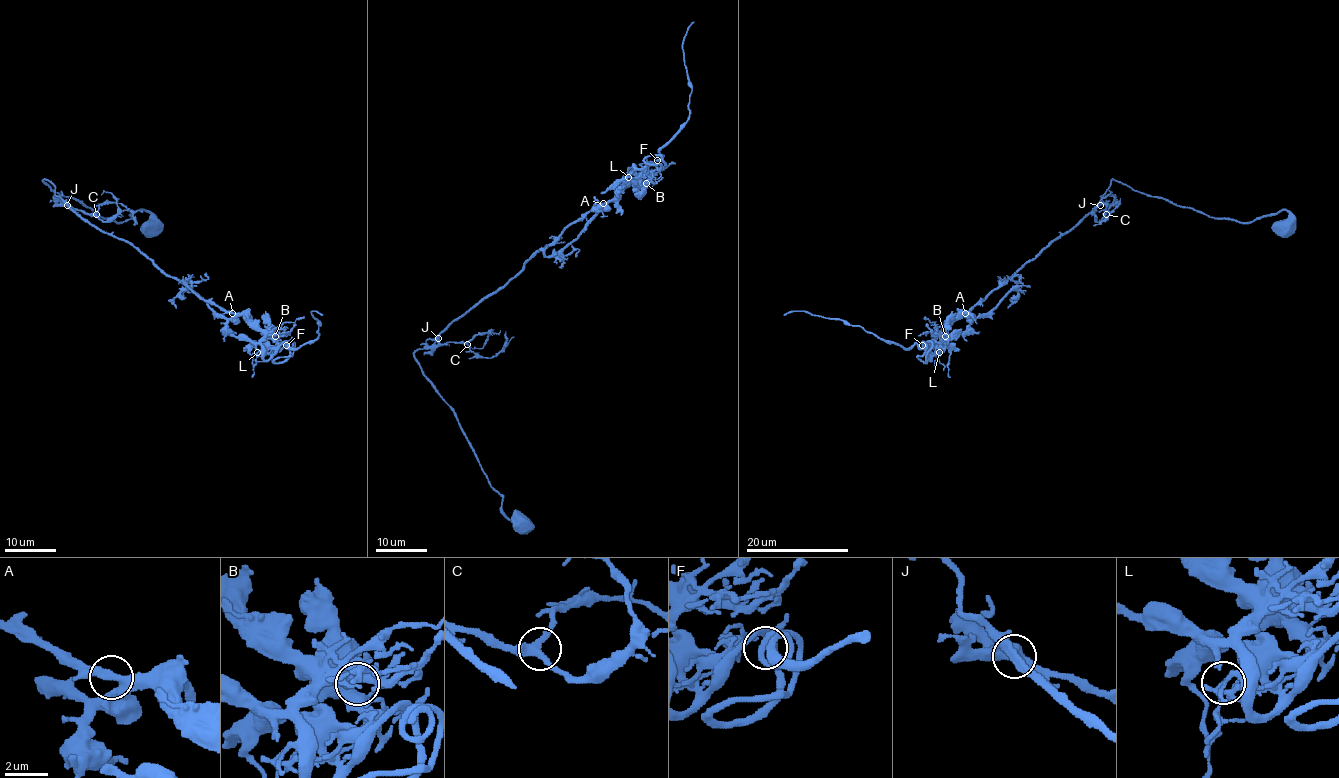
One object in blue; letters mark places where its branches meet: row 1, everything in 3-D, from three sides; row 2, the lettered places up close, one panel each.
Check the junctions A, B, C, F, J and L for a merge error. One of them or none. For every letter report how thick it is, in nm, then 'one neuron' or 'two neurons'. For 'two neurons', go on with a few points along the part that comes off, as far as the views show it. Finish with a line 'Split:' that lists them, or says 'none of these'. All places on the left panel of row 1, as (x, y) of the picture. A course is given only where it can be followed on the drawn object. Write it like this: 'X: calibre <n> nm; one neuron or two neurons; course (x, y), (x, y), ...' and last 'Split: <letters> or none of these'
A: calibre 340 nm; one neuron
B: calibre 340 nm; one neuron
C: calibre 280 nm; one neuron
F: calibre 320 nm; one neuron
J: calibre 440 nm; one neuron
L: calibre 180 nm; one neuron
Split: none of these

